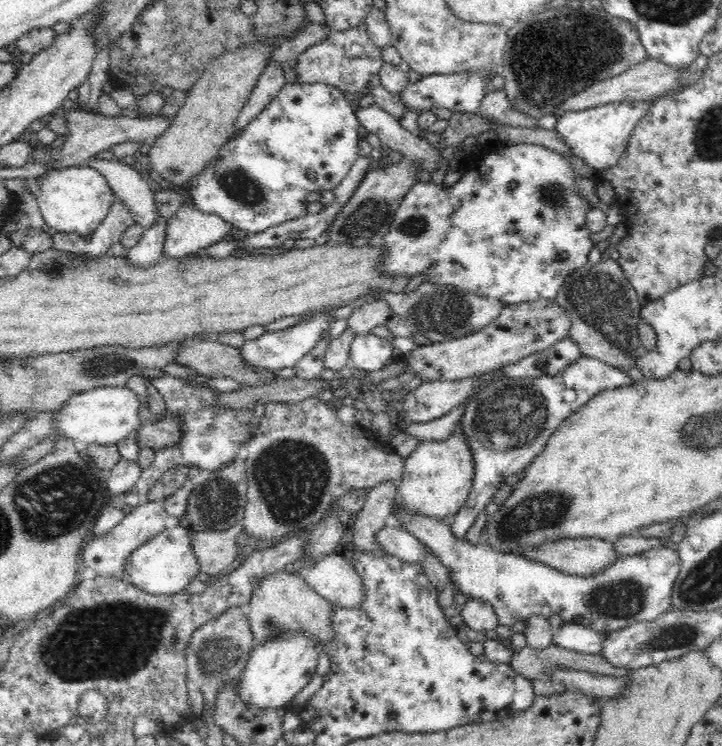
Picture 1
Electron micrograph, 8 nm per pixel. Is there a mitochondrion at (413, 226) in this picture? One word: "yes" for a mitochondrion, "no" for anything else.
yes

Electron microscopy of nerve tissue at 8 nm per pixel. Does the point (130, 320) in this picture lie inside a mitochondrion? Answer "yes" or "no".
no

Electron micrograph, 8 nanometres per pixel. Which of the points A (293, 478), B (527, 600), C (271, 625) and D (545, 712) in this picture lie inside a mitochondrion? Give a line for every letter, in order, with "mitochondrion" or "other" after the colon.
A: mitochondrion
B: other
C: mitochondrion
D: other

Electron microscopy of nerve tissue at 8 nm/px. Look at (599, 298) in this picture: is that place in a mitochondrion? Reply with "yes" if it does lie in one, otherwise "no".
yes

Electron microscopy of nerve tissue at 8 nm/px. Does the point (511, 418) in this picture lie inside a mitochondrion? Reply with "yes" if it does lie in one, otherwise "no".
yes

